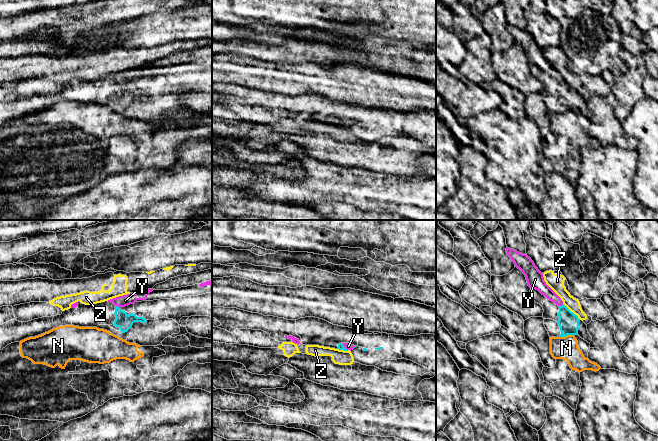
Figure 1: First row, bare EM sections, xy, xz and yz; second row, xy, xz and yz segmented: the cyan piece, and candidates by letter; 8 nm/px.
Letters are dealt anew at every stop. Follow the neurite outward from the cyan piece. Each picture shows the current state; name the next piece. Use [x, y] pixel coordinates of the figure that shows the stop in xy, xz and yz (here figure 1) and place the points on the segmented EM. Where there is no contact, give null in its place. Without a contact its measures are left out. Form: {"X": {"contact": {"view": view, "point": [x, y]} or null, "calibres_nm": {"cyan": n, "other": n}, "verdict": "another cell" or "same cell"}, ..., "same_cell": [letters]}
{"N": {"contact": {"view": "yz", "point": [566, 335]}, "calibres_nm": {"cyan": 160, "other": 190}, "verdict": "another cell"}, "Y": {"contact": {"view": "xy", "point": [117, 306]}, "calibres_nm": {"cyan": 120, "other": 90}, "verdict": "another cell"}, "Z": {"contact": {"view": "yz", "point": [572, 312]}, "calibres_nm": {"cyan": 160, "other": 110}, "verdict": "another cell"}, "same_cell": []}

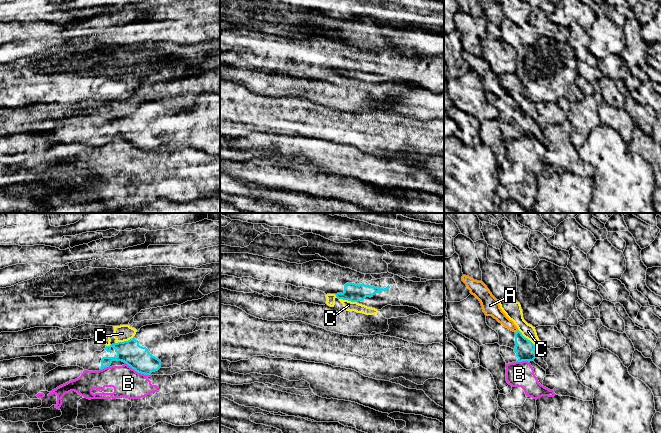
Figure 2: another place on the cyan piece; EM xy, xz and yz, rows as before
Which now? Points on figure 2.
{"A": {"contact": {"view": "yz", "point": [517, 331]}, "calibres_nm": {"cyan": 160, "other": 110}, "verdict": "another cell"}, "B": {"contact": {"view": "xy", "point": [138, 372]}, "calibres_nm": {"cyan": 190, "other": 240}, "verdict": "another cell"}, "C": {"contact": {"view": "yz", "point": [526, 338]}, "calibres_nm": {"cyan": 160, "other": 140}, "verdict": "another cell"}, "same_cell": []}

